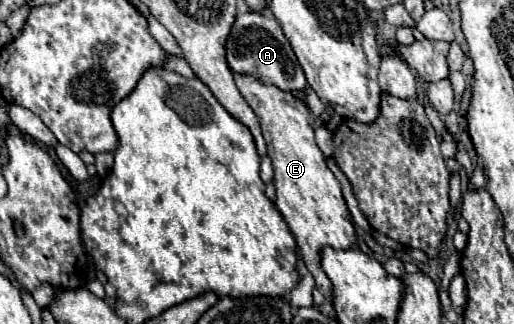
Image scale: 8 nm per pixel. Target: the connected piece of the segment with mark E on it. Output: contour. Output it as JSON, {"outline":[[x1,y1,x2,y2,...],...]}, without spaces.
{"outline":[[236,73,234,81,242,97,256,113,264,141,268,145,268,157,272,159,272,167,274,167,274,179,272,179,276,187,274,205,282,213,292,235,296,237,306,267,316,279,316,287,330,301,332,289,326,273,320,269,320,249,326,245,334,249,350,249,354,247,356,233,340,191,340,183,326,167,324,155,314,141,314,127,310,125,312,113,308,105,302,99,298,99,294,93,282,91,276,85,264,85,254,75]]}

